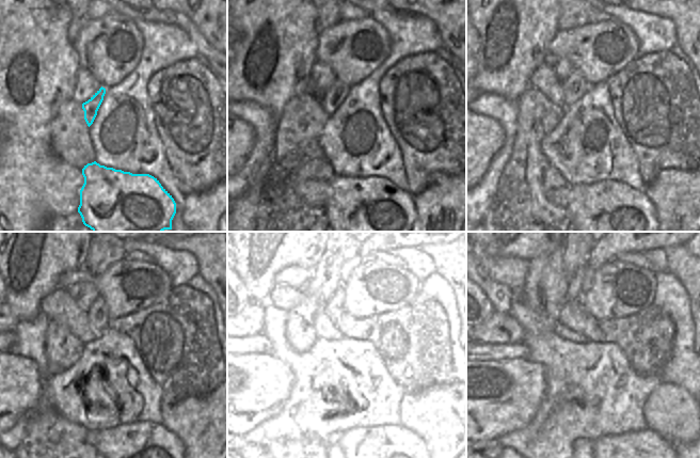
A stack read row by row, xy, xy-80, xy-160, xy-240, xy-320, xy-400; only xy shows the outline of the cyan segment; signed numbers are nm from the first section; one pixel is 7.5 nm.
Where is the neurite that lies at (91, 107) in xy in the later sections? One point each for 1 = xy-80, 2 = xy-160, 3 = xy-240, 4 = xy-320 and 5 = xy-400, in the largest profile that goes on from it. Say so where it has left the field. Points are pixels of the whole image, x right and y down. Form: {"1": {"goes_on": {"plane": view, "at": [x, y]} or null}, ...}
{"1": {"goes_on": {"plane": "xy-80", "at": [335, 95]}}, "2": {"goes_on": {"plane": "xy-160", "at": [575, 85]}}, "3": {"goes_on": {"plane": "xy-240", "at": [97, 313]}}, "4": {"goes_on": {"plane": "xy-320", "at": [333, 308]}}, "5": {"goes_on": {"plane": "xy-400", "at": [574, 289]}}}

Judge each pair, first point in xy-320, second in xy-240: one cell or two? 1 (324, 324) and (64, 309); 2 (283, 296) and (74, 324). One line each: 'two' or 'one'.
1: one
2: one

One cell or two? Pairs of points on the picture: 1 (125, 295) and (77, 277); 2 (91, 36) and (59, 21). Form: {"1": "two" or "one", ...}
{"1": "one", "2": "two"}

